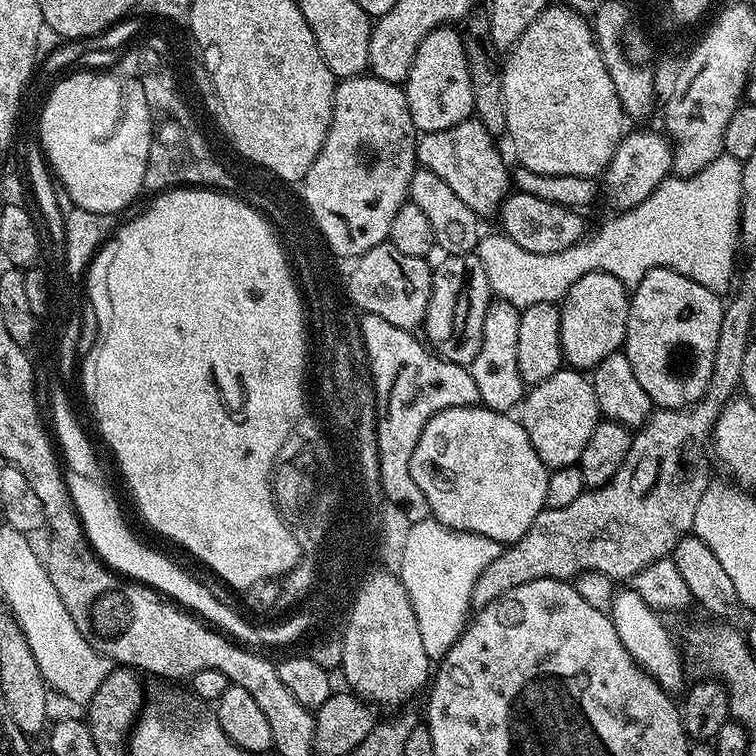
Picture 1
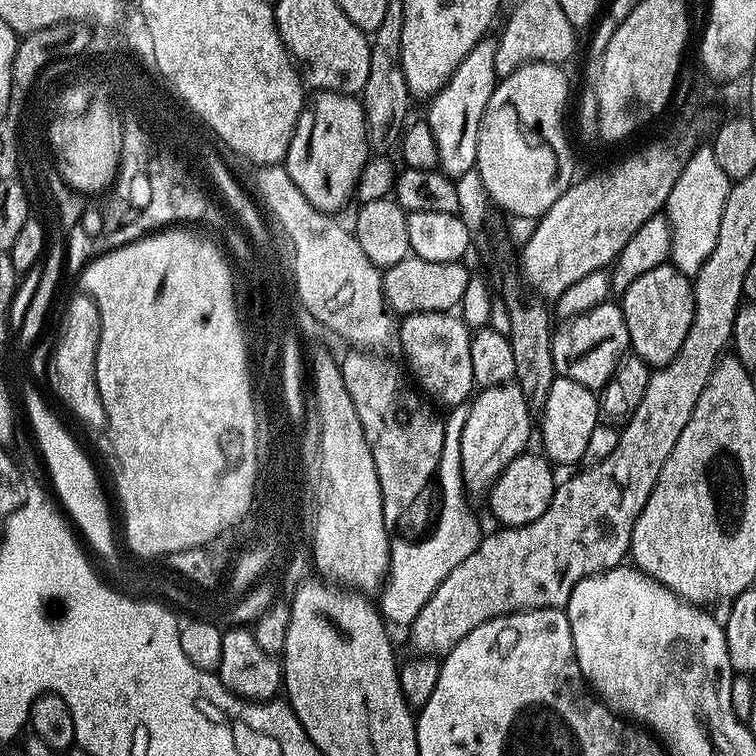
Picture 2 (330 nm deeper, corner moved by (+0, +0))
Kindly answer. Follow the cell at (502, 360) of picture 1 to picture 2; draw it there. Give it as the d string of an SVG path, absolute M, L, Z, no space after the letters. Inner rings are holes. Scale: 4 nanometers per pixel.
M513 382L511 384L499 384L496 388L479 389L471 397L470 414L466 418L466 426L462 429L462 478L464 490L469 497L483 497L491 489L493 482L500 476L506 466L514 458L518 458L521 452L529 447L528 439L534 436L534 416L528 411L526 398L522 398L522 390Z

